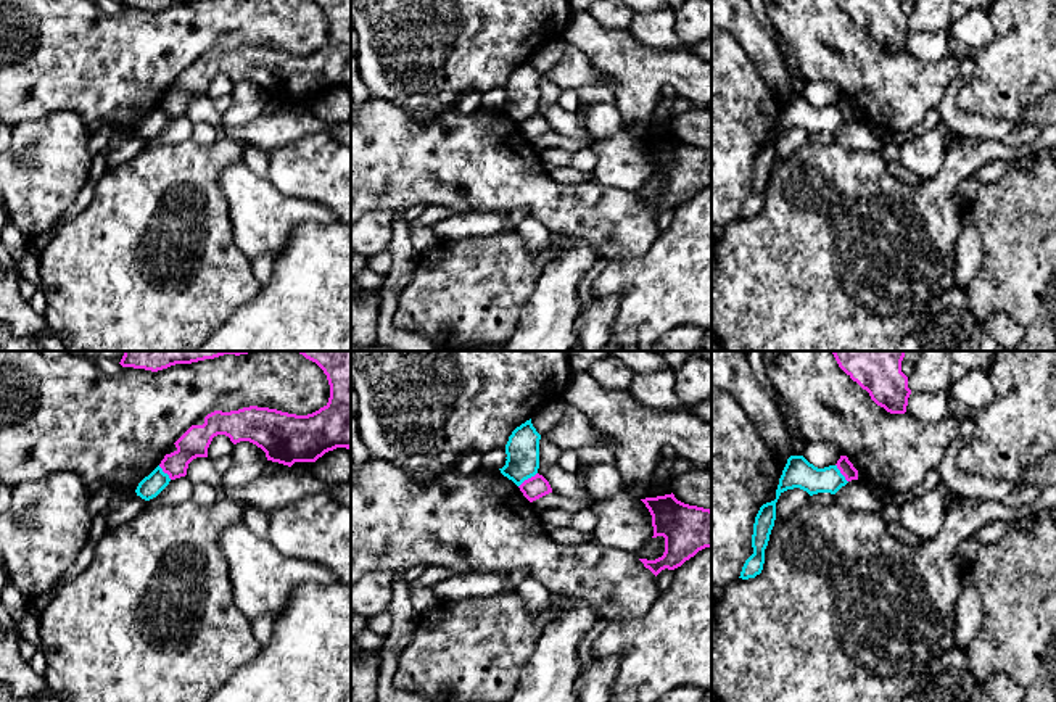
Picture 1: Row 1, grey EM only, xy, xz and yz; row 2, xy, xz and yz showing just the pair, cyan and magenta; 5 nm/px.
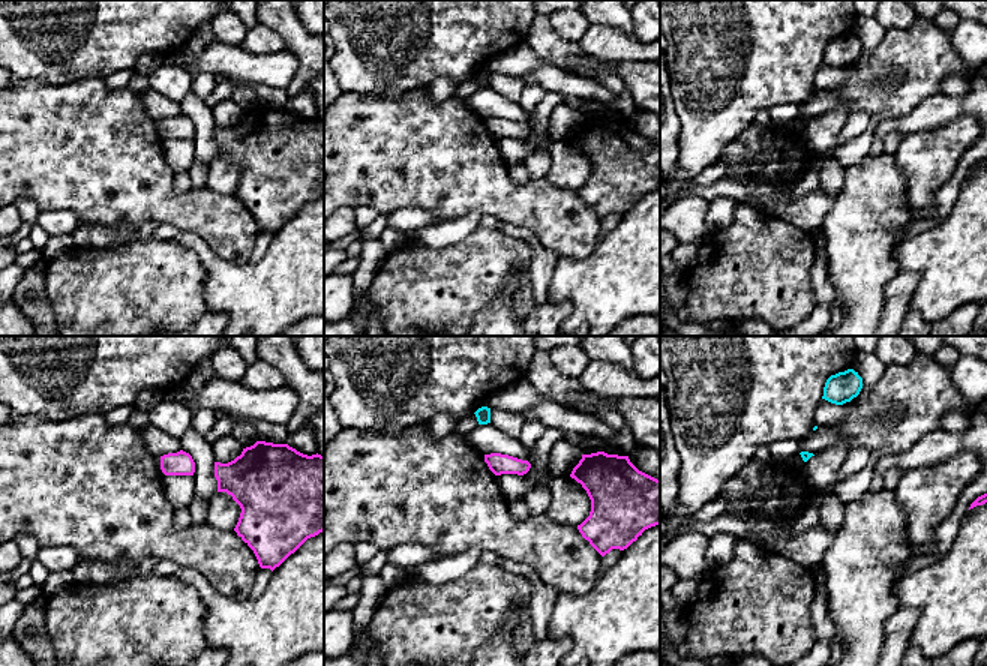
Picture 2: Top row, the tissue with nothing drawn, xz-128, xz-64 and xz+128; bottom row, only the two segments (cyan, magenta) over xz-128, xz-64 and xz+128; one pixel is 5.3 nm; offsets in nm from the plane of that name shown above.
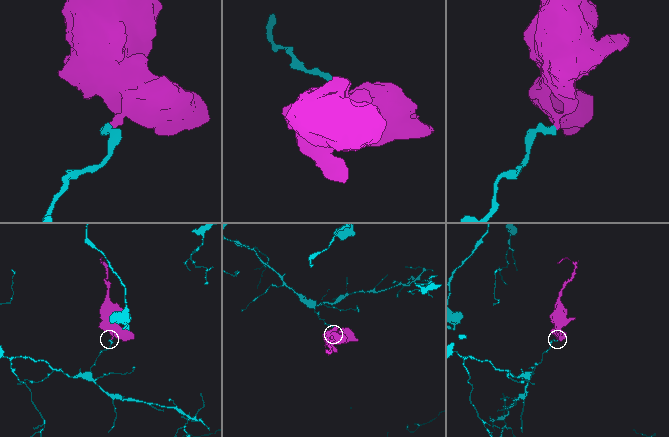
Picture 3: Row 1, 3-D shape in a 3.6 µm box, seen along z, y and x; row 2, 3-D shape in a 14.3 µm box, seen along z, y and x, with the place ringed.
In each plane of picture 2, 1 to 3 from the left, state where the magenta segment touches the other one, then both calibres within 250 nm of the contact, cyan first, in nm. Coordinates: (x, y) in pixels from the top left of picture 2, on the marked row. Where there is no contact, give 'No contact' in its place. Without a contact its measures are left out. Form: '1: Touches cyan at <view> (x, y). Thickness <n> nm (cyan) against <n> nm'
1: No contact
2: No contact
3: No contact

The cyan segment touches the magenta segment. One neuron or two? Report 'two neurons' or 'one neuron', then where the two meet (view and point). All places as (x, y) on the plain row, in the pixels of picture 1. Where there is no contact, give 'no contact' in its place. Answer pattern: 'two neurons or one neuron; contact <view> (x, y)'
two neurons; contact xz (527, 118)

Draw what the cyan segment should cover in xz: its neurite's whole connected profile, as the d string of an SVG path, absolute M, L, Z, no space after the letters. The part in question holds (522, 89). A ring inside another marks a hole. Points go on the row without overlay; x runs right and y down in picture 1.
M531 58L517 66L509 76L505 84L507 100L505 105L499 109L517 126L538 113L539 79L541 74L533 66Z

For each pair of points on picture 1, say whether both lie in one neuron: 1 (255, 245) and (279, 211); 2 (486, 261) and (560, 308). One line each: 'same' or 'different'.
1: same
2: different

